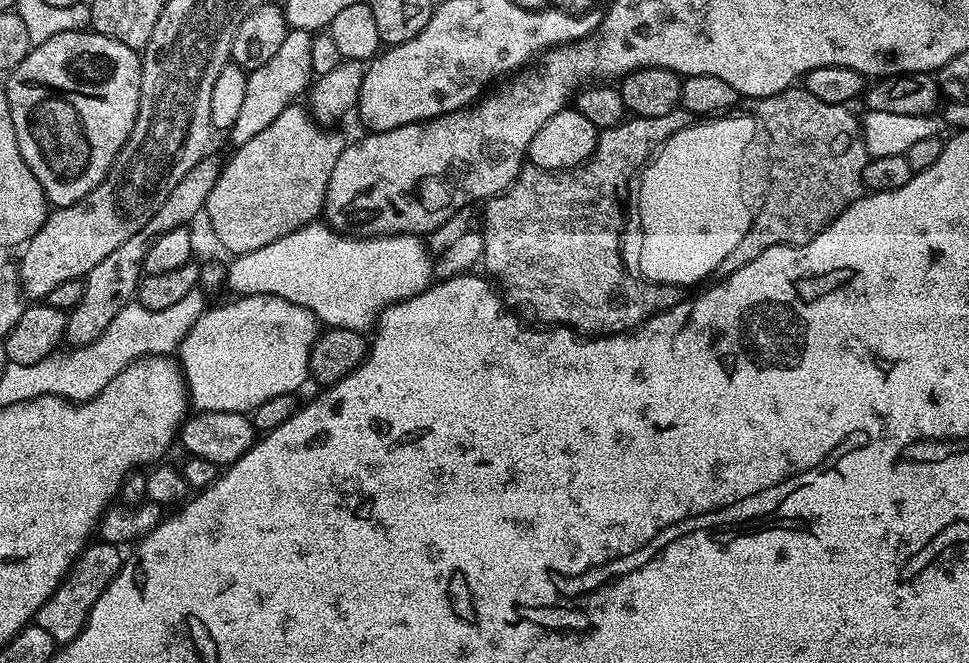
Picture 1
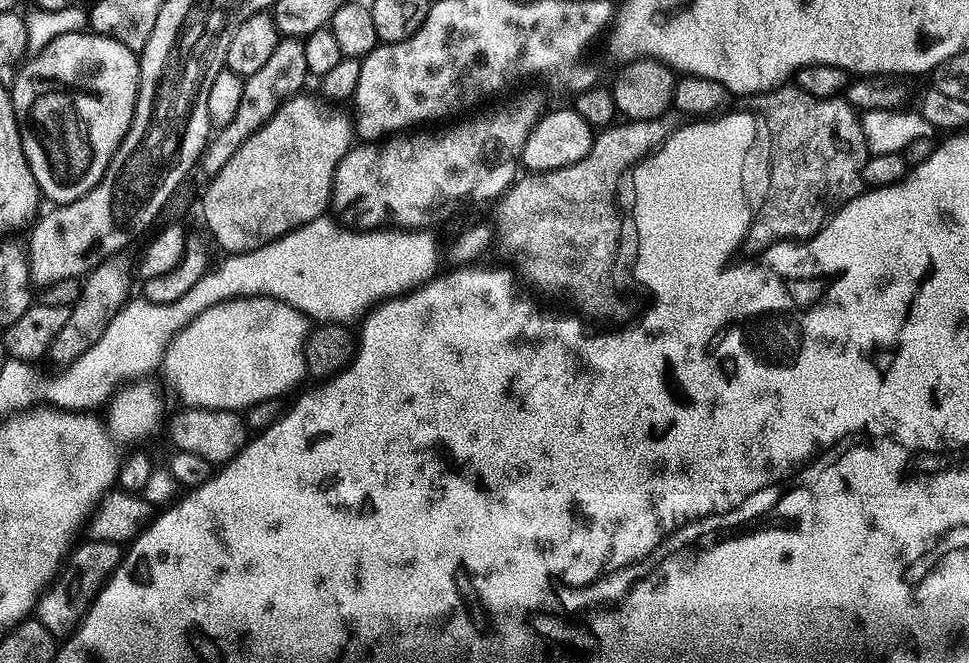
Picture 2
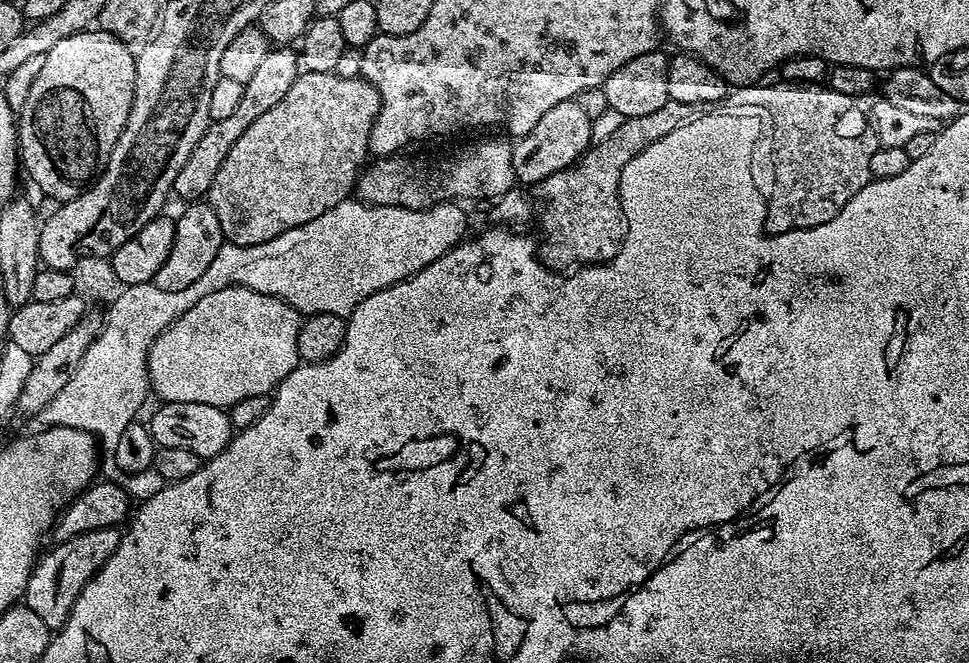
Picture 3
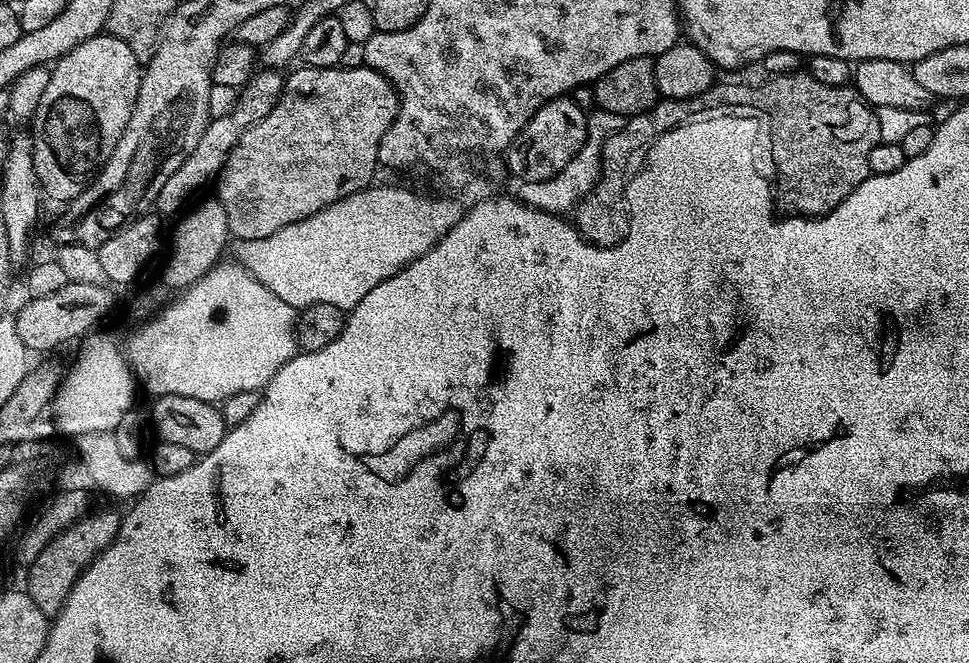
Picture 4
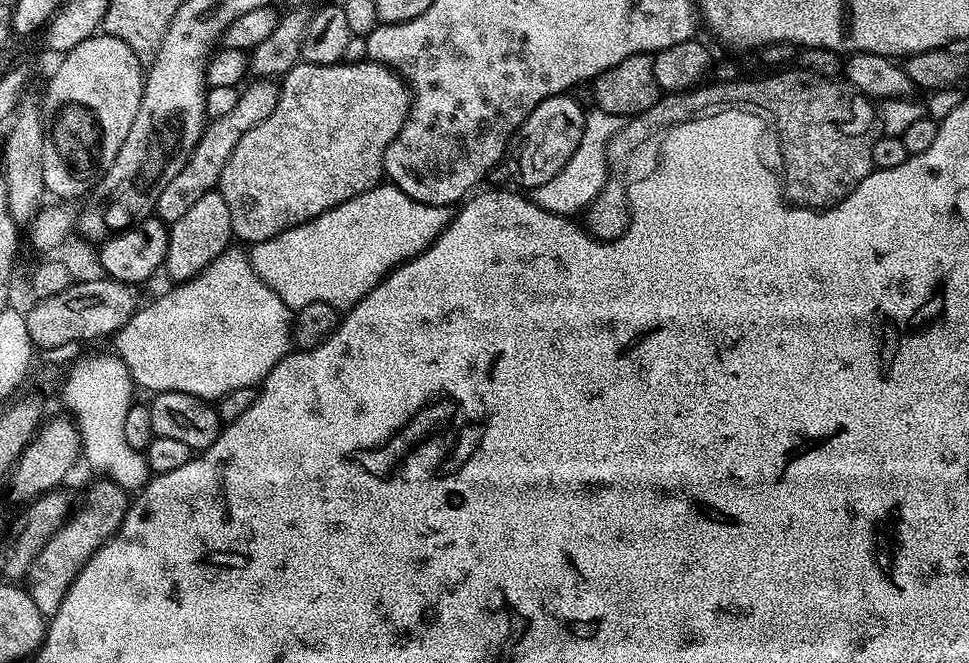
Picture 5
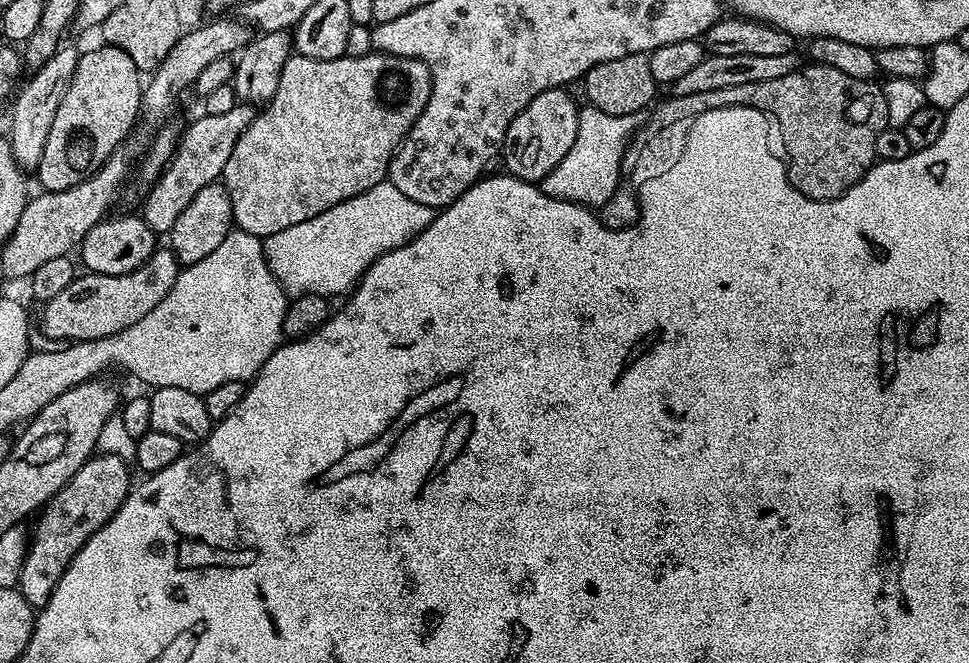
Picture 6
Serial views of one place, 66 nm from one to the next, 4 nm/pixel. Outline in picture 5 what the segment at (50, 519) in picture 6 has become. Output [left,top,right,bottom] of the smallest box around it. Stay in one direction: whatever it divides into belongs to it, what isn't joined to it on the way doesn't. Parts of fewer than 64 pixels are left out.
[26,478,129,618]

